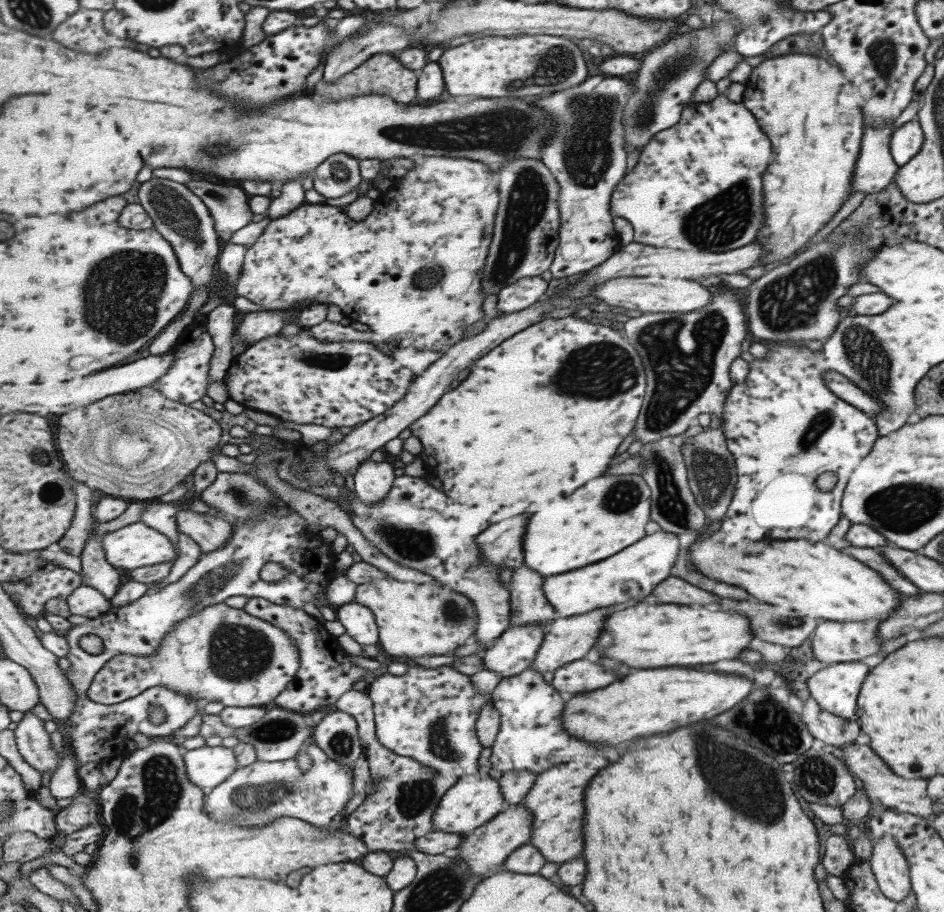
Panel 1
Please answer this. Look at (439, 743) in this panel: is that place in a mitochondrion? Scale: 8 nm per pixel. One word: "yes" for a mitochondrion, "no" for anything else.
yes

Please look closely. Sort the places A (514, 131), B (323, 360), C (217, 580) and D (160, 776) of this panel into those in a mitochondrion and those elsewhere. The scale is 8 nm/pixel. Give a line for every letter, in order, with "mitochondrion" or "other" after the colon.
A: mitochondrion
B: mitochondrion
C: mitochondrion
D: mitochondrion

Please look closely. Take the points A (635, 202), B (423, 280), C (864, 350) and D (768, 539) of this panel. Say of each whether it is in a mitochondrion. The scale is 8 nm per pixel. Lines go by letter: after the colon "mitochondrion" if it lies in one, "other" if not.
A: other
B: mitochondrion
C: mitochondrion
D: other

